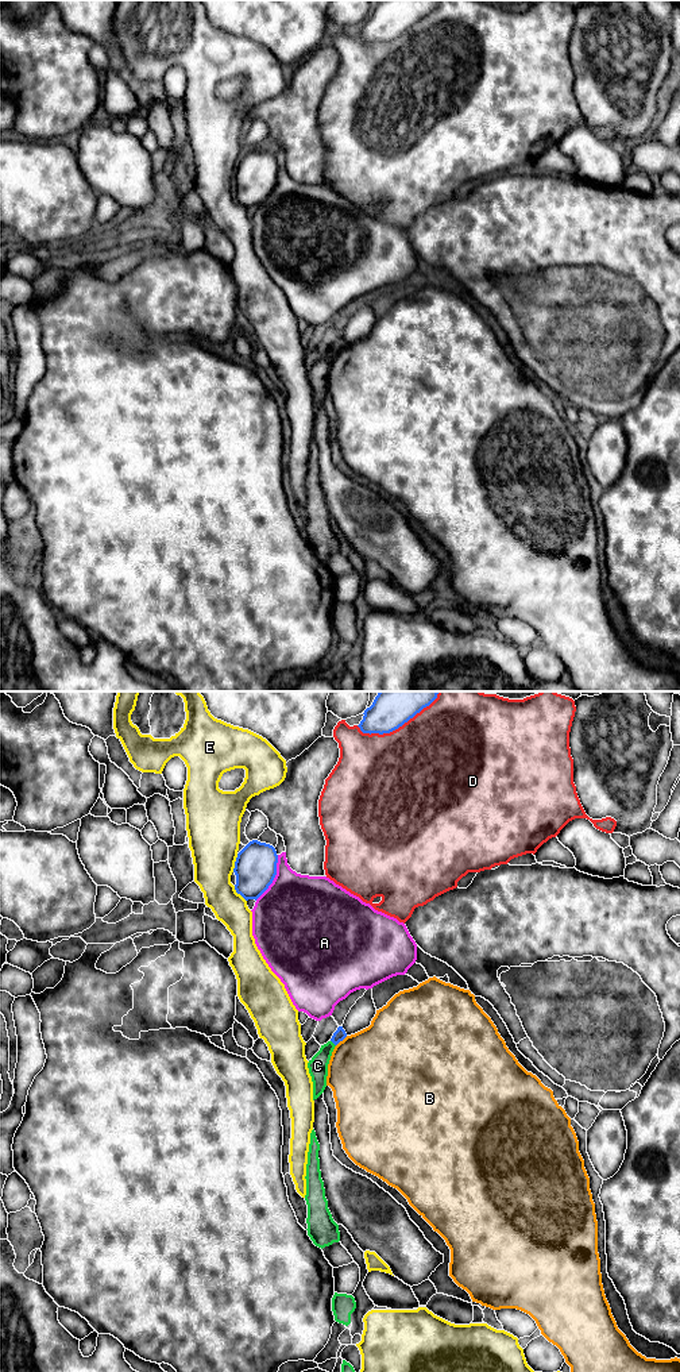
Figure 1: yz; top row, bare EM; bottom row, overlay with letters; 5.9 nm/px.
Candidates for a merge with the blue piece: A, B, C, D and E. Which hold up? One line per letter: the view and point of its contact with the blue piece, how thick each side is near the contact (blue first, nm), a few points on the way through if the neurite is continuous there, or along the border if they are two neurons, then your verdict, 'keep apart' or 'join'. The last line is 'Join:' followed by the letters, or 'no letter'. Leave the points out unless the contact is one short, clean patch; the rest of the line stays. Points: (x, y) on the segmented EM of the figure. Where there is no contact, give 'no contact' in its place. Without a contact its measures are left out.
A: yz (274, 877) | 260/460 nm | keep apart
B: yz (342, 1040) | 70/480 nm | keep apart
C: yz (332, 1041) | 70/110 nm | along yz (331, 1040), (335, 1045) | keep apart
D: yz (398, 727) | 300/500 nm | keep apart
E: yz (235, 863) | 260/320 nm | keep apart
Join: no letter

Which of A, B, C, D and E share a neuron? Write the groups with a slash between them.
A / B / C / D / E

